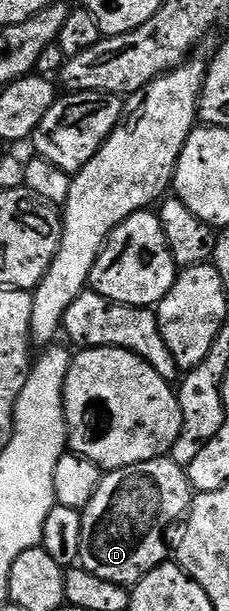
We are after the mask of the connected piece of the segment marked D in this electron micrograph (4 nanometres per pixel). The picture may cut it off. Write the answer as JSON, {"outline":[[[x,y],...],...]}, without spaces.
{"outline":[[[169,455],[156,457],[147,463],[135,463],[131,467],[108,470],[102,476],[95,495],[91,495],[91,503],[80,510],[80,568],[91,571],[91,575],[99,575],[99,579],[107,579],[107,583],[126,587],[138,585],[155,567],[166,564],[165,532],[169,525],[177,520],[178,524],[188,514],[194,496],[195,490],[189,483],[188,472],[176,465]]]}

